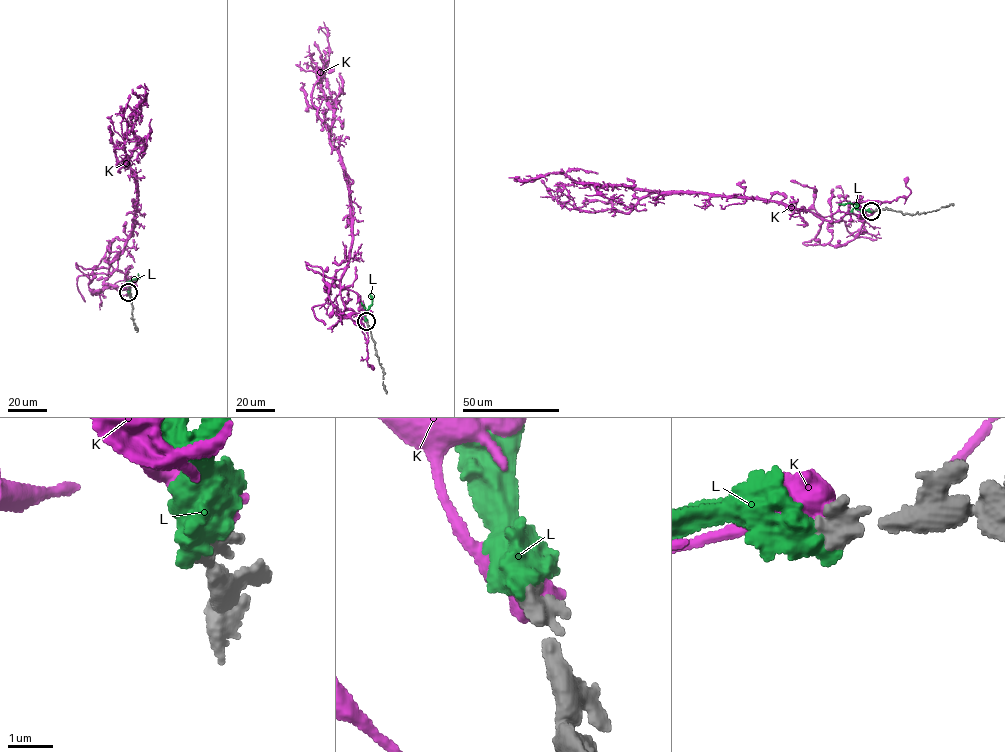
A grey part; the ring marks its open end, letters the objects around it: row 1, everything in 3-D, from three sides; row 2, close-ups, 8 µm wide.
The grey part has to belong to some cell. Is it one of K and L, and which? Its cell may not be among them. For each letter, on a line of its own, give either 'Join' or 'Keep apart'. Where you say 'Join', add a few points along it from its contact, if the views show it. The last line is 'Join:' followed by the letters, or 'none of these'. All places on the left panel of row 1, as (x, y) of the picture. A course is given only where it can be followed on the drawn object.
K: Keep apart
L: Join. Its course: (128, 292), (130, 282), (138, 277), (138, 273)
Join: L

